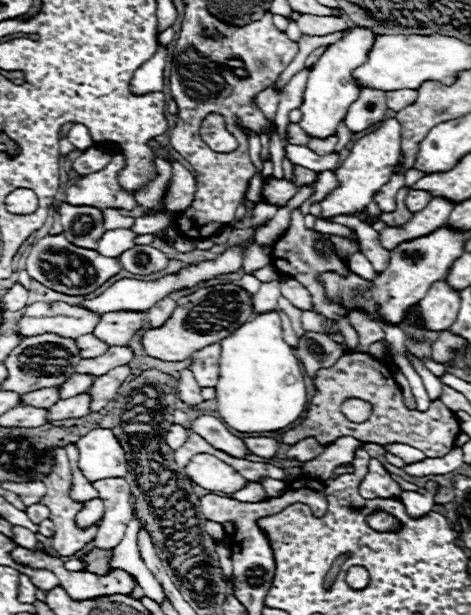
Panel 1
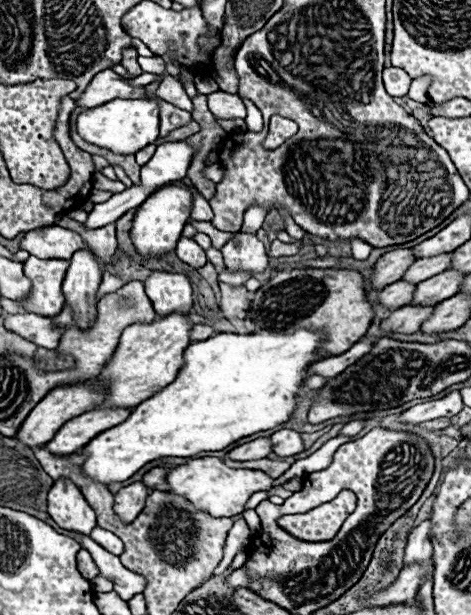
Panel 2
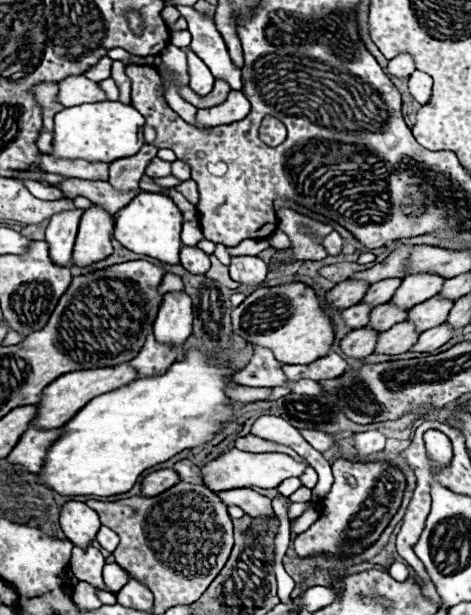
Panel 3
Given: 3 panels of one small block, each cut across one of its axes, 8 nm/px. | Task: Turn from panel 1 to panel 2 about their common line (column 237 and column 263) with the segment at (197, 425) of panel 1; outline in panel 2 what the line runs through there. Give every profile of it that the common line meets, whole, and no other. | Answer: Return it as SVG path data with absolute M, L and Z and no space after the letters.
M256 438L252 442L246 442L242 446L236 446L234 450L228 452L228 456L232 460L250 460L250 458L266 458L268 454L272 454L272 446L270 446L270 438Z

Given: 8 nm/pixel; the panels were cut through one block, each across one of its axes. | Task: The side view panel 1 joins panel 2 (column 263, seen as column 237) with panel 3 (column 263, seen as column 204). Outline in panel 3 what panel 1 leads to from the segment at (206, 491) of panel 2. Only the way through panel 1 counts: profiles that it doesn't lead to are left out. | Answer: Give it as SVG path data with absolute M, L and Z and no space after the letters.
M228 450L222 456L210 460L208 464L204 464L200 468L202 480L204 484L212 490L212 492L222 492L222 490L234 490L234 488L276 488L282 480L292 478L292 476L300 476L306 470L306 464L300 464L296 460L292 460L286 454L250 454L250 452L242 452L242 450Z

